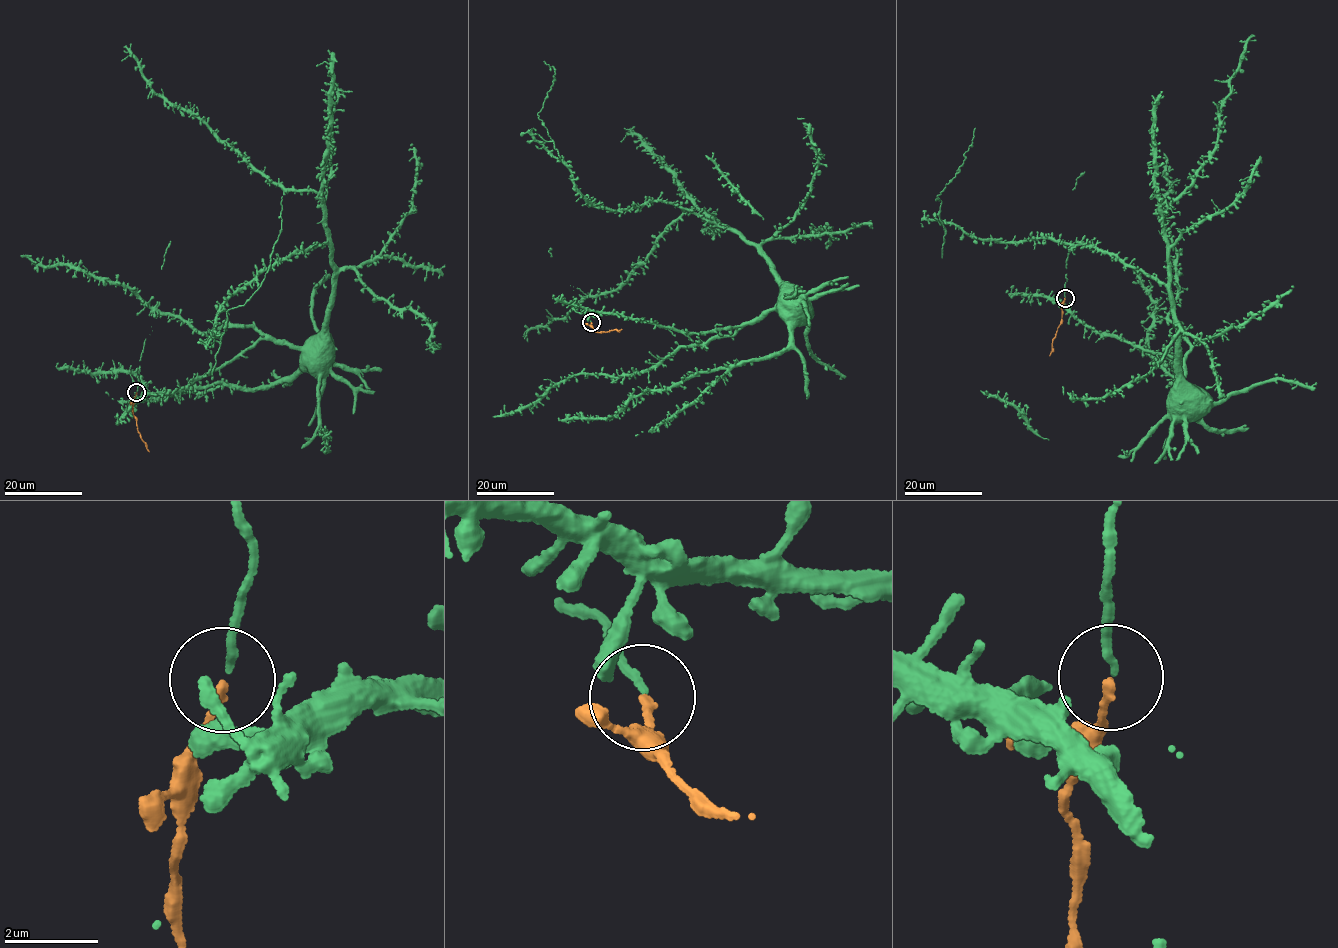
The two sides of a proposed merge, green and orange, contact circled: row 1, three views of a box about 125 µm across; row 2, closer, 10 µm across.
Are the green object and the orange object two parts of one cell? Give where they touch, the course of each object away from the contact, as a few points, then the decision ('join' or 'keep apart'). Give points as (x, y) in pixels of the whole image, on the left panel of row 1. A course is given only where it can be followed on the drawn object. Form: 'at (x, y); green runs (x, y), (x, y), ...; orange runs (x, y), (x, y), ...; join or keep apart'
at (136, 392); green runs (136, 392), (175, 392), (267, 338), (314, 340), (326, 244), (228, 296), (211, 340), (269, 268), (282, 196); orange runs (136, 392), (132, 415), (149, 451); join

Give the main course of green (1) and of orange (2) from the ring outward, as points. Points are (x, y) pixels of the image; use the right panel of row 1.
1: (1065, 297), (1177, 356), (1184, 386), (1152, 276), (1081, 241), (939, 223), (974, 128)
2: (1065, 297), (1050, 355)

